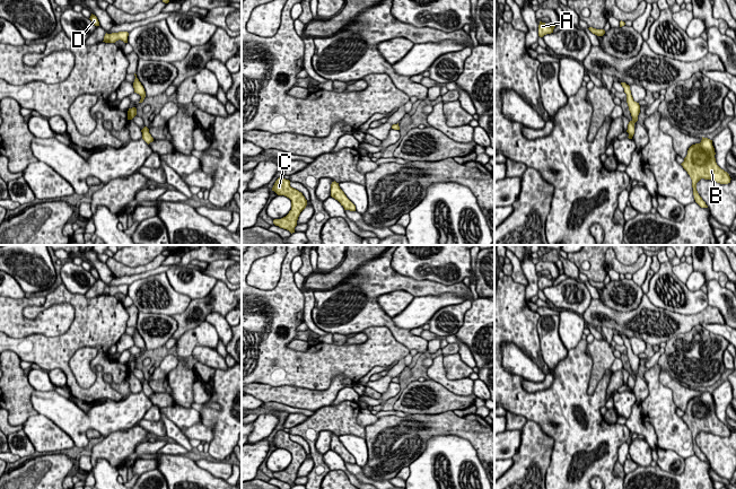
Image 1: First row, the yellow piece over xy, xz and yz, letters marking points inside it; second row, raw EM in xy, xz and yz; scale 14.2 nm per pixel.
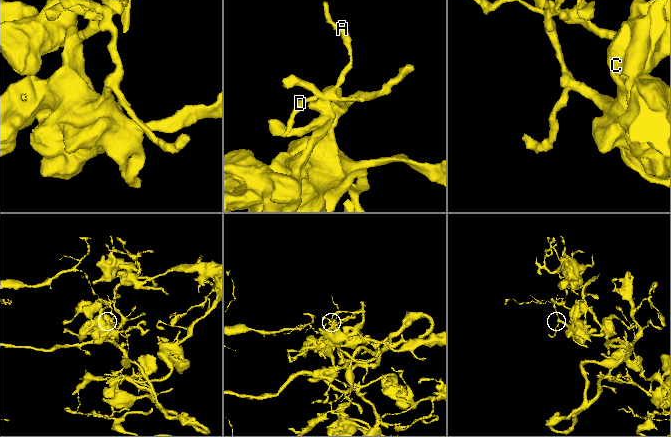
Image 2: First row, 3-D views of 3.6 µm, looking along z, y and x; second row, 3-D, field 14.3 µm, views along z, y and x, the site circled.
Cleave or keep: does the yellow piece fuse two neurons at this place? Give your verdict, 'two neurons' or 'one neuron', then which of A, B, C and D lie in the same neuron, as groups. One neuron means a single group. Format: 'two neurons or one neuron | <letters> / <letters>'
two neurons | A D / B C

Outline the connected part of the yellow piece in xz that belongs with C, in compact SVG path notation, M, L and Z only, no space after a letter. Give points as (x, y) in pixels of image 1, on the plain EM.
M279 430L275 434L272 444L274 444L278 448L284 448L291 453L291 463L289 466L281 472L274 472L273 477L280 481L289 483L291 487L295 486L298 470L306 461L307 453L301 445L290 439L289 433L283 430Z

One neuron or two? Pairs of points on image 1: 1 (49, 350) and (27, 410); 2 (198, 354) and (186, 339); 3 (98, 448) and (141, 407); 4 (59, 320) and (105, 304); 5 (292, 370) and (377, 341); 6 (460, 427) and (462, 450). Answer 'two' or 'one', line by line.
1: two
2: two
3: two
4: two
5: one
6: two

